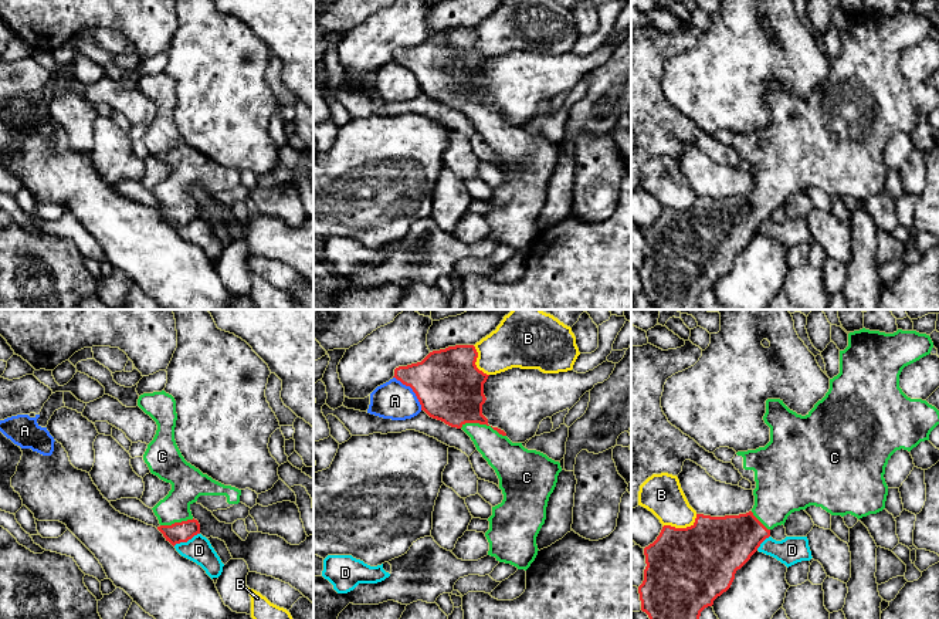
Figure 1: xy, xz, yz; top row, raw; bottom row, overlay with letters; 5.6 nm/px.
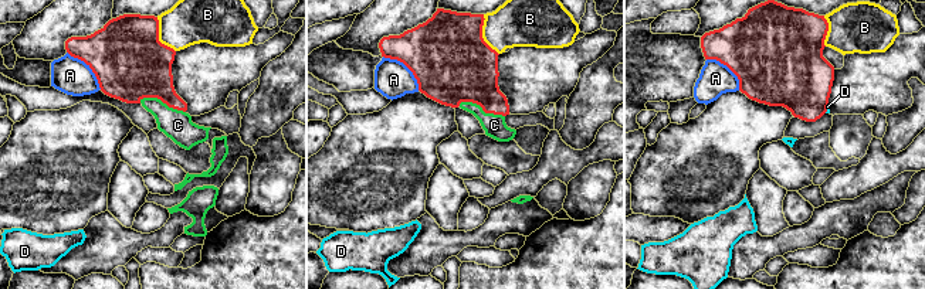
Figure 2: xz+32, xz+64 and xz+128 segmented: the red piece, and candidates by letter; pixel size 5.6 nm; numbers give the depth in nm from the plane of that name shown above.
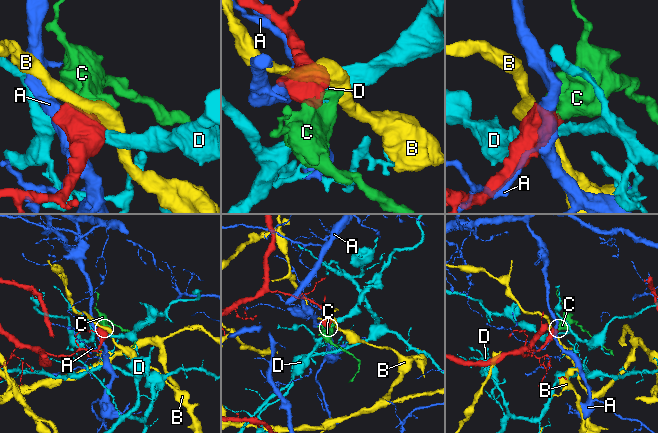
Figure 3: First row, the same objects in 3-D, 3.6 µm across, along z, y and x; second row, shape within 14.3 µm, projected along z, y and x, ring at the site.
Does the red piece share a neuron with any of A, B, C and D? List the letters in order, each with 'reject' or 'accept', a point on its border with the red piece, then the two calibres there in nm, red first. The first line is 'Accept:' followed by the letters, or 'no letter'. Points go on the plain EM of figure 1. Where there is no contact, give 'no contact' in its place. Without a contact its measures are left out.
Accept: C
A: reject | xz (413, 73) | 380/220 nm
B: reject | yz (681, 210) | 460/240 nm
C: accept | xz (482, 105) | 360/200 nm
D: reject | xy (186, 223) | 120/150 nm

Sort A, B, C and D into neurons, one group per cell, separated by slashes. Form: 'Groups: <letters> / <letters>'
Groups: A / B / C / D

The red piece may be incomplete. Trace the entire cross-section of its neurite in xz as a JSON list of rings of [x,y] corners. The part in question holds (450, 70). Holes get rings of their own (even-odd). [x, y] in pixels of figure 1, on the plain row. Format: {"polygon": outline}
{"polygon": [[[474,27],[448,28],[430,34],[421,44],[396,50],[393,60],[413,71],[421,92],[430,99],[462,111],[495,152],[504,182],[492,189],[492,197],[488,200],[489,212],[485,214],[489,224],[488,237],[526,253],[538,237],[536,219],[545,206],[548,183],[562,149],[559,143],[540,133],[528,132],[522,125],[512,125],[504,112],[488,106],[482,87],[487,82],[484,65],[489,57],[477,50],[477,40]]]}

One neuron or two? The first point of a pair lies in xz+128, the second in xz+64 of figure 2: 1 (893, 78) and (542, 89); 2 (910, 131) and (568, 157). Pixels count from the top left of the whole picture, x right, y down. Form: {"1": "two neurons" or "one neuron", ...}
{"1": "one neuron", "2": "two neurons"}

